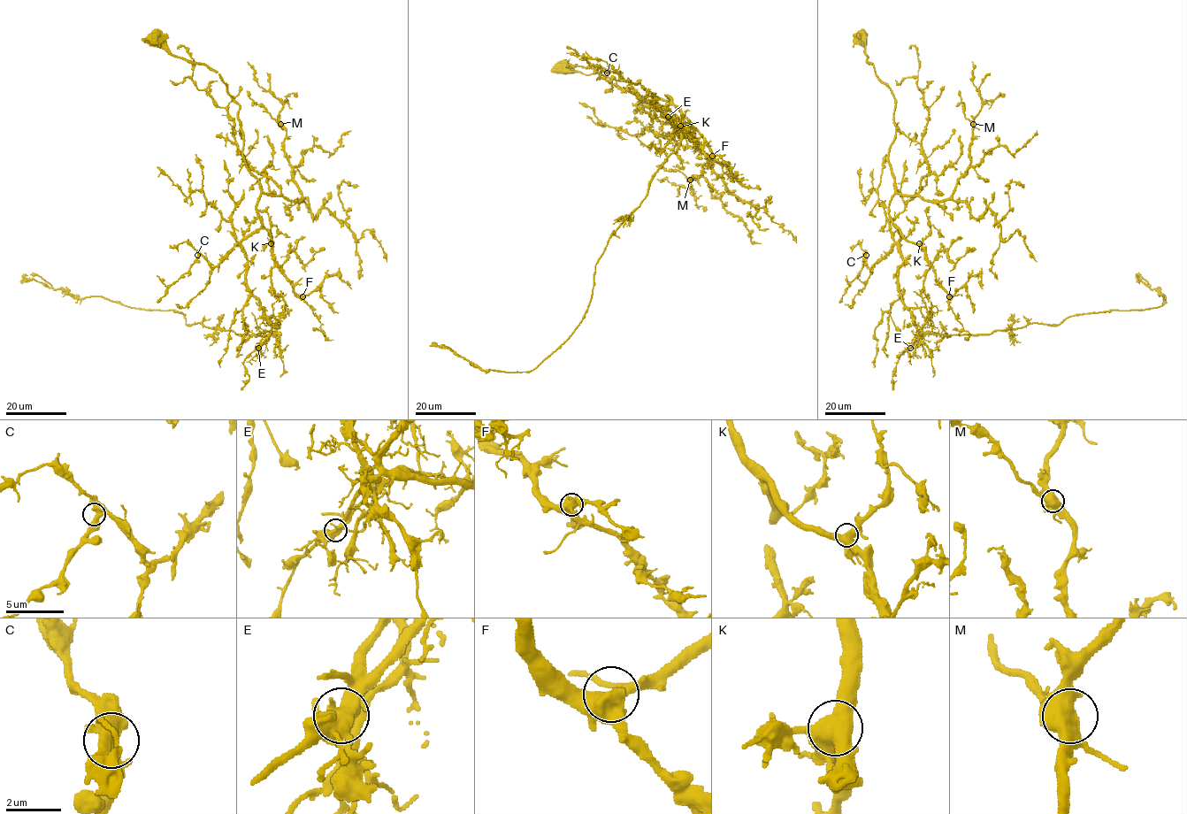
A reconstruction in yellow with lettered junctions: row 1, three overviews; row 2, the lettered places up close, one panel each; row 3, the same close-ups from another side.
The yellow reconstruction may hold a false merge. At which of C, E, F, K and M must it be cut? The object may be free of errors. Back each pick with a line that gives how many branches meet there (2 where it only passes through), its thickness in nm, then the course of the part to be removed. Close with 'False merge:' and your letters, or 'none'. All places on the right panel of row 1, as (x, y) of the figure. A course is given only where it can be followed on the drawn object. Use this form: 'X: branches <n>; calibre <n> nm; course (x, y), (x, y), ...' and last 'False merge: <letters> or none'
E: branches 4; calibre 550 nm; course (910, 347), (927, 331), (989, 334), (1164, 303), (1165, 296), (1136, 273)
False merge: E

